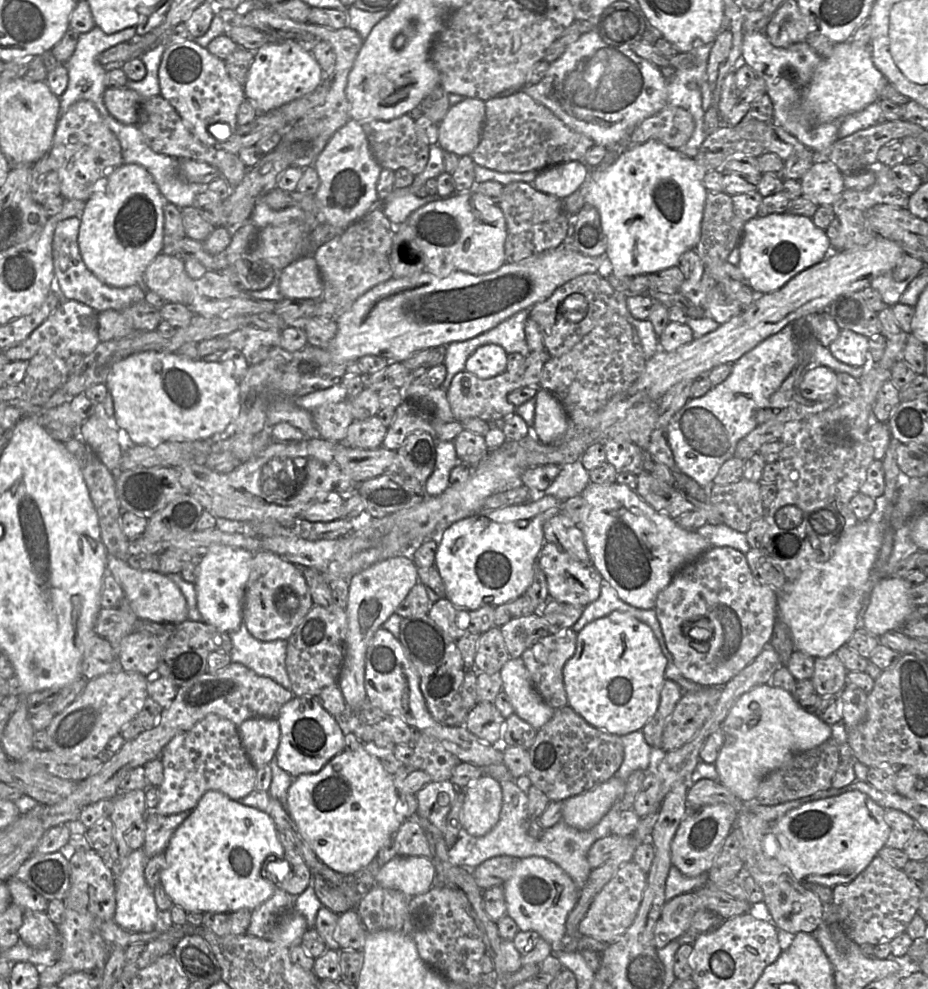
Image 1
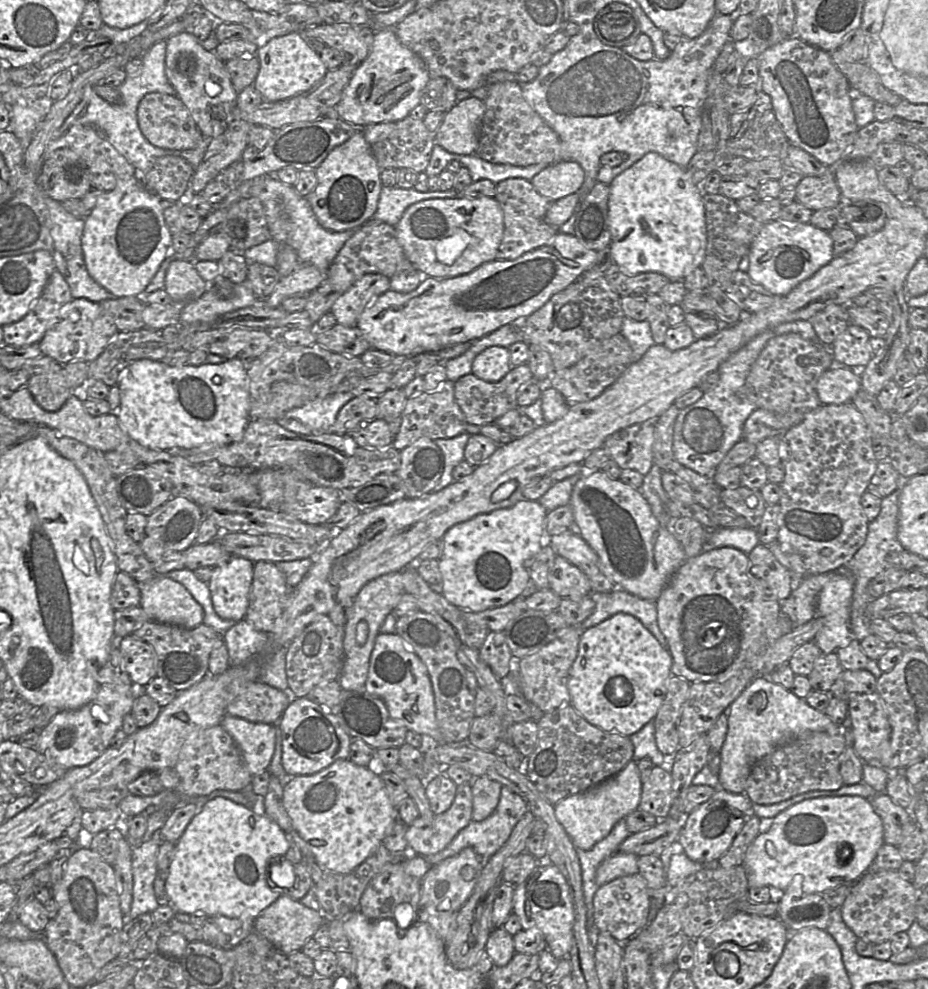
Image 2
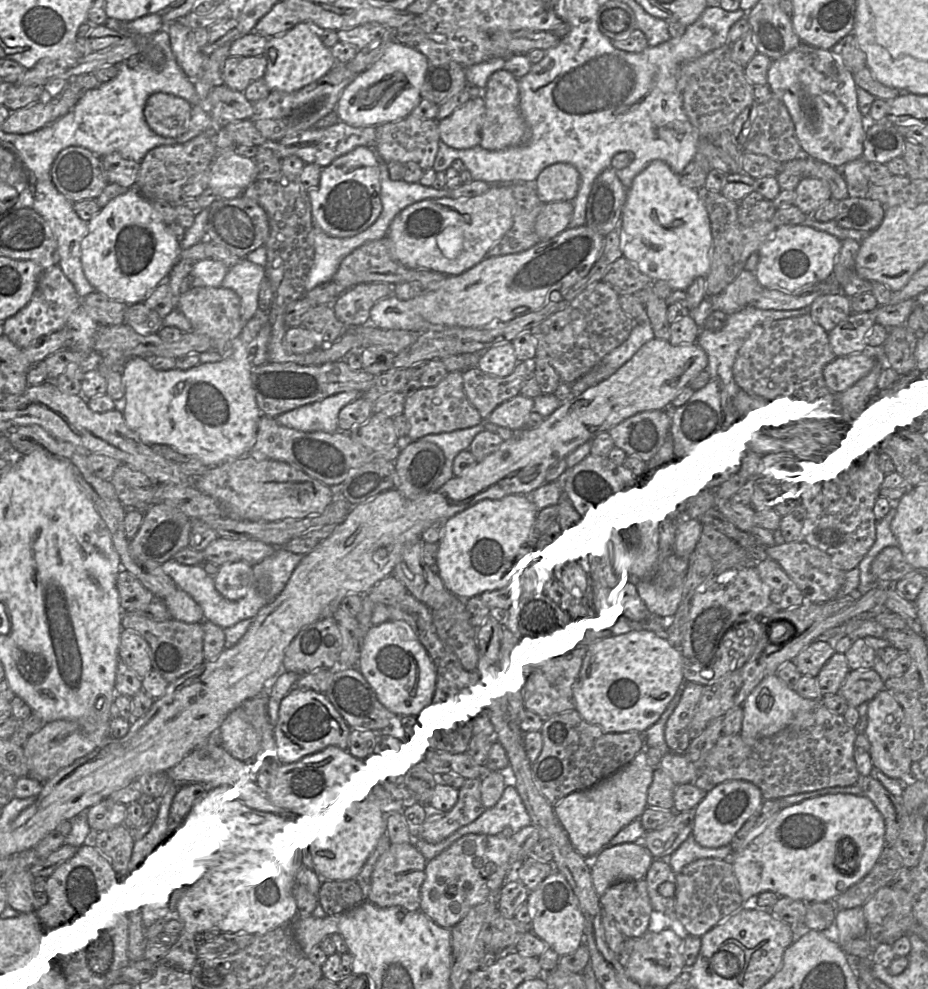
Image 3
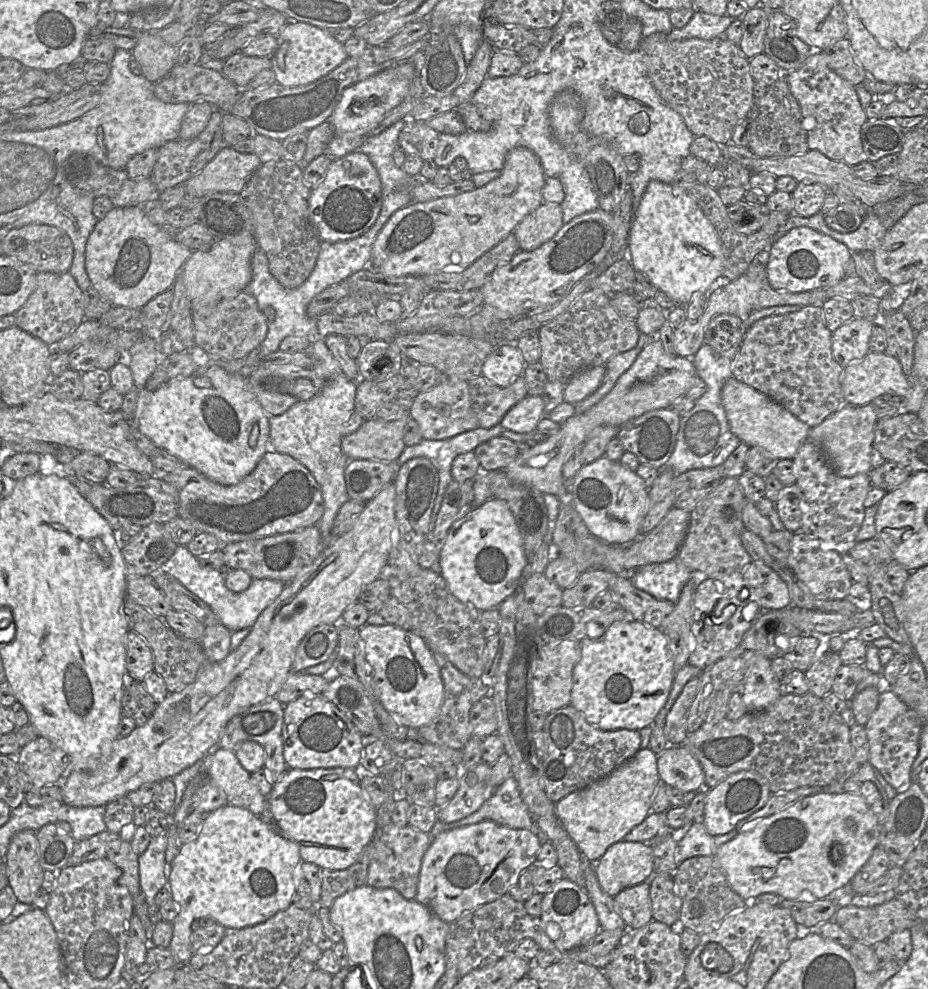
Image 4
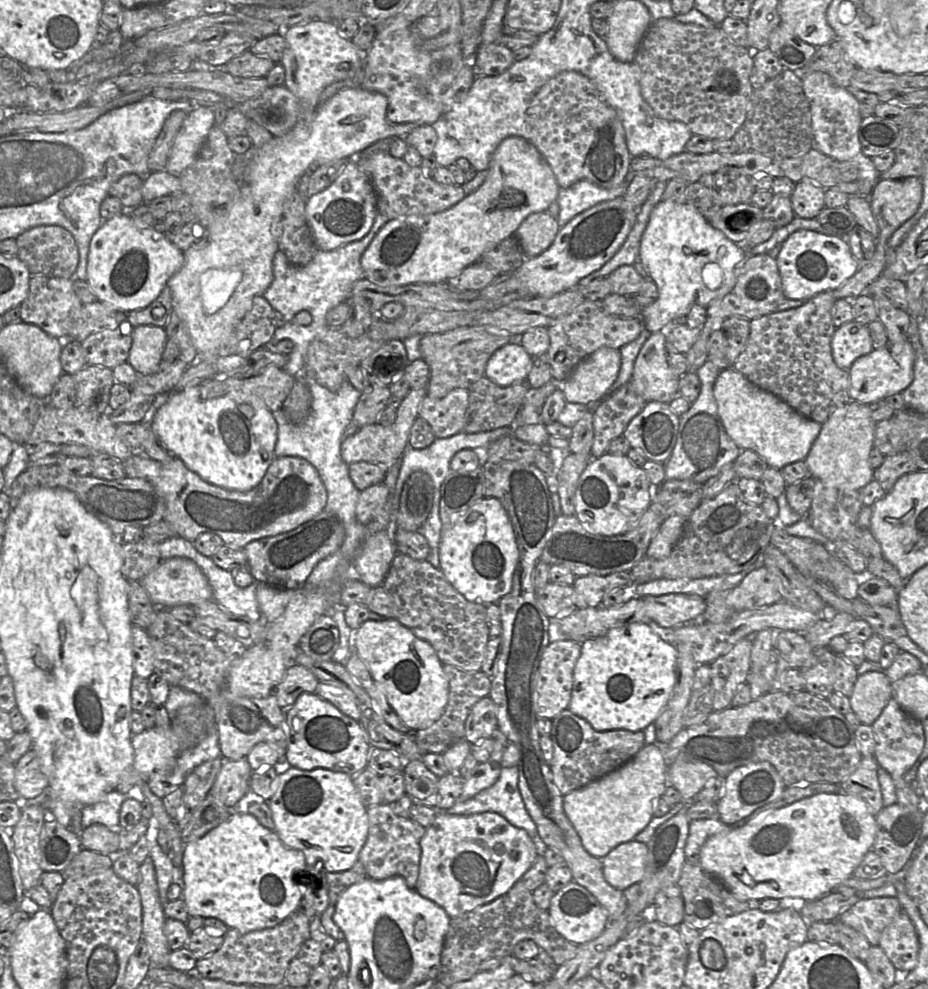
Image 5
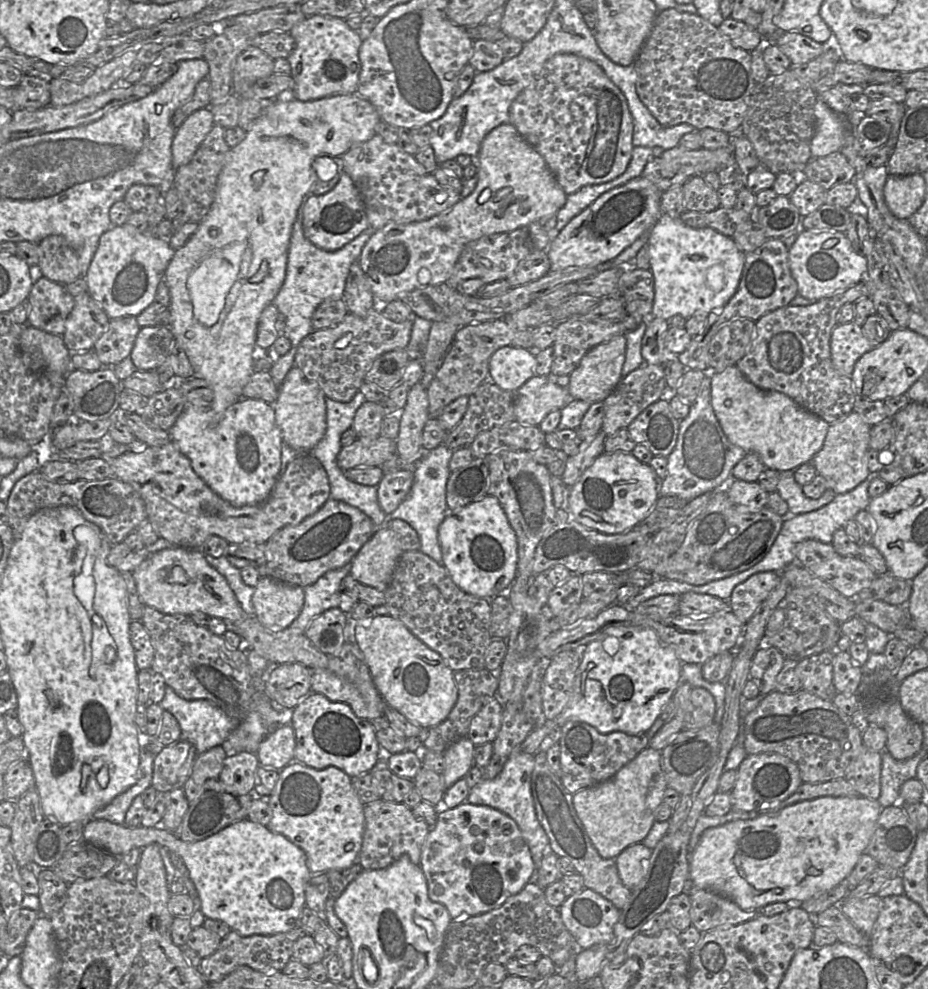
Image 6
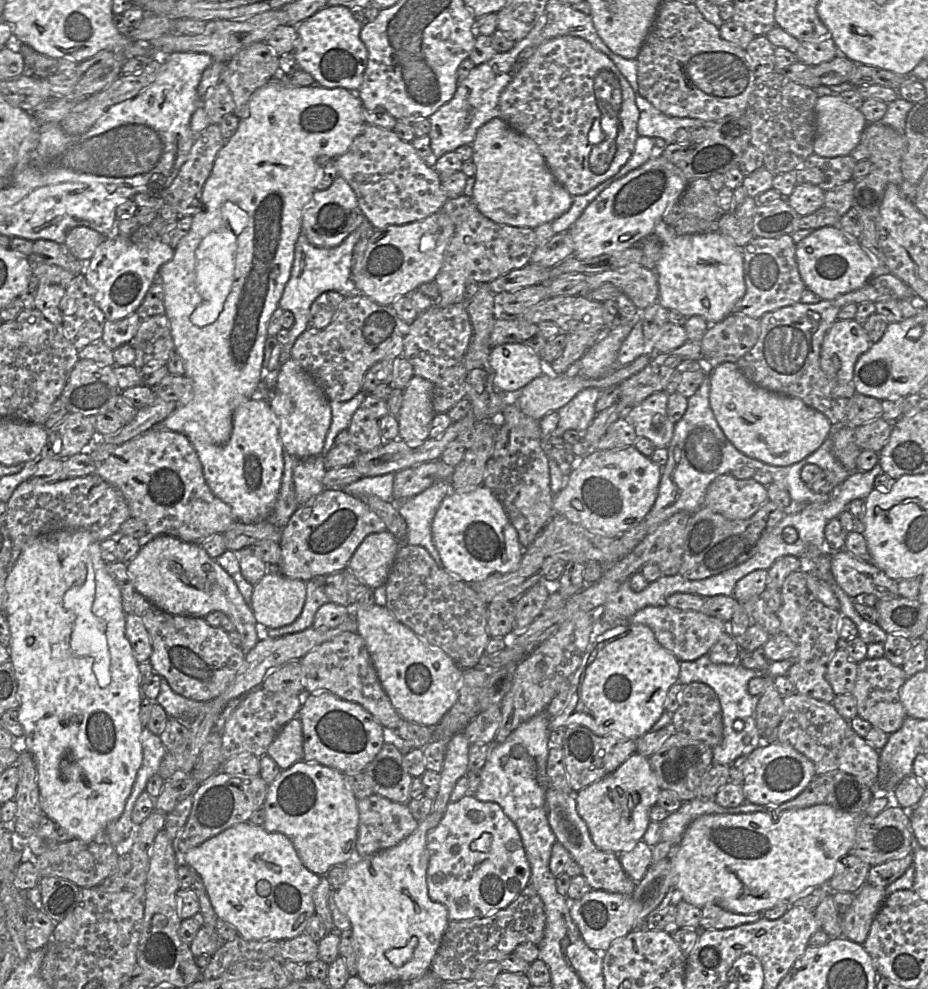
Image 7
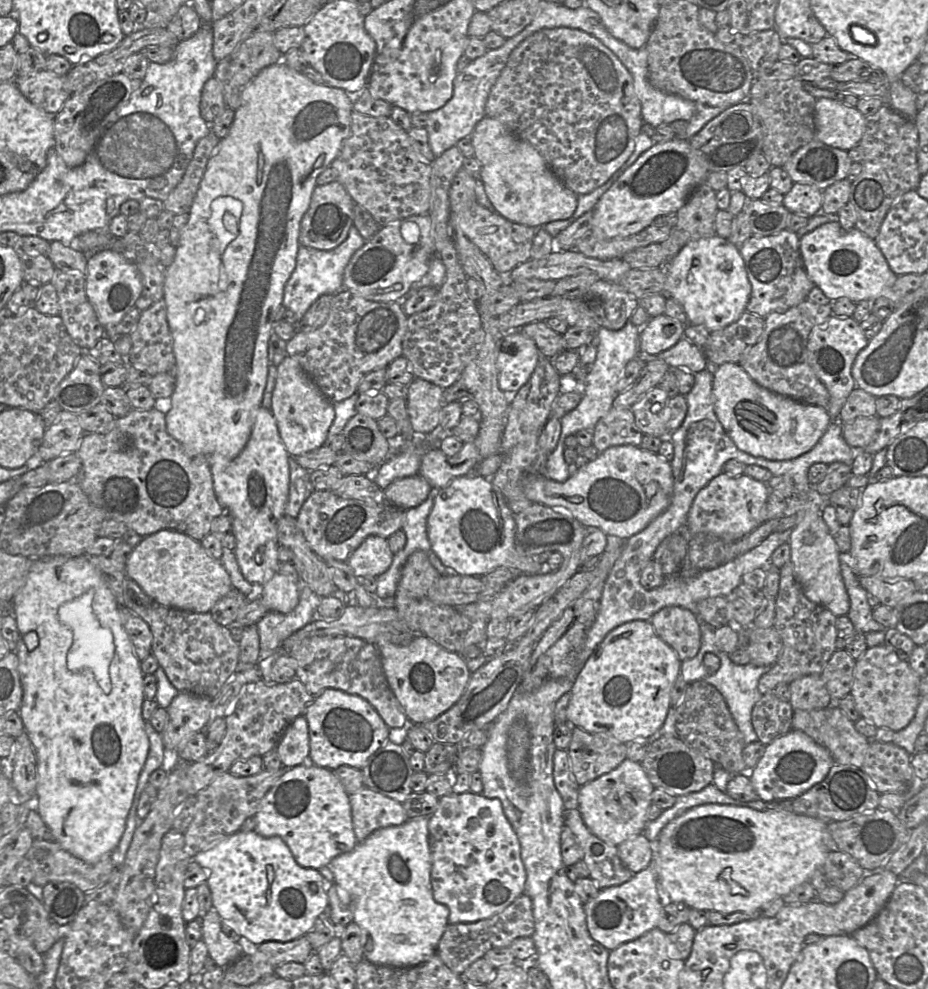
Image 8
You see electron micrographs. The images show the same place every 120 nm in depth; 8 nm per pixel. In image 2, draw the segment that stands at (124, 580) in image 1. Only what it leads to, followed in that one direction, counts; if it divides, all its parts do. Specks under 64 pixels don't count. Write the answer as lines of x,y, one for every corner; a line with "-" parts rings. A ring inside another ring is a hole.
156,575
152,580
138,583
138,585
141,595
139,606
146,612
150,621
169,623
185,628
194,628
203,622
202,606
181,583
165,575

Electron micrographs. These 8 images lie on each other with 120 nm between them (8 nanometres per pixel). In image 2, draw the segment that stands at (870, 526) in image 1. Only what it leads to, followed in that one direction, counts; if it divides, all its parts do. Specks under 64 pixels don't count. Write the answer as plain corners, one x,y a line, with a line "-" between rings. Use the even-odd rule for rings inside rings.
846,568
830,572
830,580
826,582
818,596
817,617
824,620
824,625
814,638
814,643
819,647
822,654
835,652
844,647
851,638
850,612
854,580

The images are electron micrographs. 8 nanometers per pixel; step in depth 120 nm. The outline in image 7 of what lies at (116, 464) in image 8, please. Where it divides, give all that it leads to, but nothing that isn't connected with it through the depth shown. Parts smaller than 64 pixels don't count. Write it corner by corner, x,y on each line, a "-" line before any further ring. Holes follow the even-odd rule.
158,424
119,445
104,443
95,437
86,452
94,461
96,467
94,474
120,490
128,505
130,517
142,520
149,534
171,535
188,543
202,544
215,533
223,534
236,521
231,507
210,490
197,453
181,432
163,429
162,424

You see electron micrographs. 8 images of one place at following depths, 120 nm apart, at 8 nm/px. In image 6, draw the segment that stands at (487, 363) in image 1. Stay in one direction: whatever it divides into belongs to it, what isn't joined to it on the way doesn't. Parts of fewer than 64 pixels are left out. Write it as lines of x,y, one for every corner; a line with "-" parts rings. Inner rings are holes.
501,347
489,360
489,380
499,388
514,393
536,375
535,370
535,351
521,347

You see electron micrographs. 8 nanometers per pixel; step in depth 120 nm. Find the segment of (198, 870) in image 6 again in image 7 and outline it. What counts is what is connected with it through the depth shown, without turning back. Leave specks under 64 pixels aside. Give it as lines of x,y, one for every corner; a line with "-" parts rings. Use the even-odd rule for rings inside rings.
249,822
239,823
206,840
199,846
191,848
190,850
185,852
184,862
185,864
193,868
196,873
202,878
206,893
218,918
234,927
238,935
245,940
285,941
292,939
304,933
309,919
315,914
313,893
320,882
321,876
311,872
303,865
295,847
293,846
293,843
283,833
268,832
264,829
263,826
253,825

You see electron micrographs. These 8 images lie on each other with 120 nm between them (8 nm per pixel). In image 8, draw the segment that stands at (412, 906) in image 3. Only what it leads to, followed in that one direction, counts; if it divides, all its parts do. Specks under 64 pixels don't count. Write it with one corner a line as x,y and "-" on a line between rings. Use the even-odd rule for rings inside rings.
368,787
350,795
349,800
354,833
358,843
378,829
402,825
408,821
402,803

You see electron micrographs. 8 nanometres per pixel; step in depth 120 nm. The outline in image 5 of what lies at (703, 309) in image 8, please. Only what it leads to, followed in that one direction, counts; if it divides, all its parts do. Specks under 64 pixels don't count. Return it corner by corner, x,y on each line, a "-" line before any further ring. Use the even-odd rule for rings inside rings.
661,200
651,211
647,227
640,241
638,261
642,263
646,270
647,277
656,284
659,292
659,297
656,301
640,311
640,320
641,323
643,323
644,329
648,330
650,333
668,330
670,322
676,317
687,316
693,305
697,304
707,308
713,301
722,299
734,288
737,279
736,266
744,258
745,250
743,250
738,244
729,240
720,230
714,228
693,205
688,203
677,203
672,200

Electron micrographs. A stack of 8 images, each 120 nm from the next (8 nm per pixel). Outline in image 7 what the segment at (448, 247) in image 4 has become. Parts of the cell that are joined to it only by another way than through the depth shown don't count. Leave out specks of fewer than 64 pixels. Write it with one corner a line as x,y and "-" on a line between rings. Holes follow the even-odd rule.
493,118
481,126
471,145
472,161
476,171
471,198
478,210
493,222
535,229
541,224
551,223
571,207
571,194
556,180
537,144
511,128
502,118
-
439,211
423,220
376,229
368,241
361,260
352,266
351,279
358,293
382,305
391,305
397,298
410,295
439,274
446,248
454,233
450,217

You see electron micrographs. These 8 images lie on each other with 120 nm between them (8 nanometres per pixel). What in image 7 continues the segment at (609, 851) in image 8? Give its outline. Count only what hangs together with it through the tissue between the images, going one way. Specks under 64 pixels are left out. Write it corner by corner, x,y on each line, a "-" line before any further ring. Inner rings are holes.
549,781
549,788
546,792
546,811
549,825
557,842
561,843
572,859
581,866
582,875
592,889
632,895
637,883
624,871
618,853
604,852
593,843
587,825
577,812
576,793
562,793
551,786

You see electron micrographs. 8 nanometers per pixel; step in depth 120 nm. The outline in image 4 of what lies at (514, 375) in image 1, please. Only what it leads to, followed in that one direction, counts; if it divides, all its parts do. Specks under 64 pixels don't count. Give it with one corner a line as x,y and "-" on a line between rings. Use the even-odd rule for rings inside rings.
483,375
467,383
471,406
481,428
500,424
506,413
528,395
523,375
506,387
499,387

